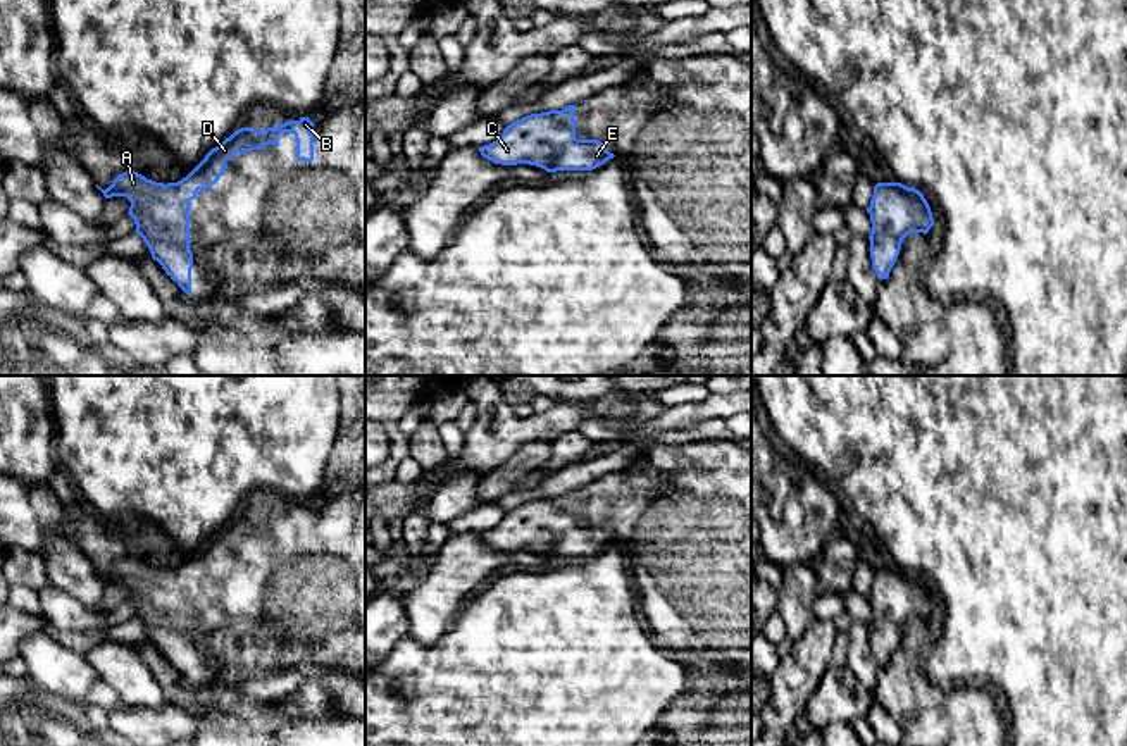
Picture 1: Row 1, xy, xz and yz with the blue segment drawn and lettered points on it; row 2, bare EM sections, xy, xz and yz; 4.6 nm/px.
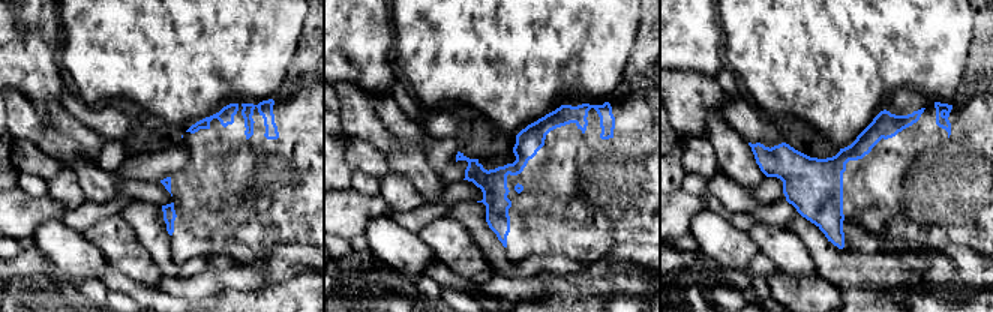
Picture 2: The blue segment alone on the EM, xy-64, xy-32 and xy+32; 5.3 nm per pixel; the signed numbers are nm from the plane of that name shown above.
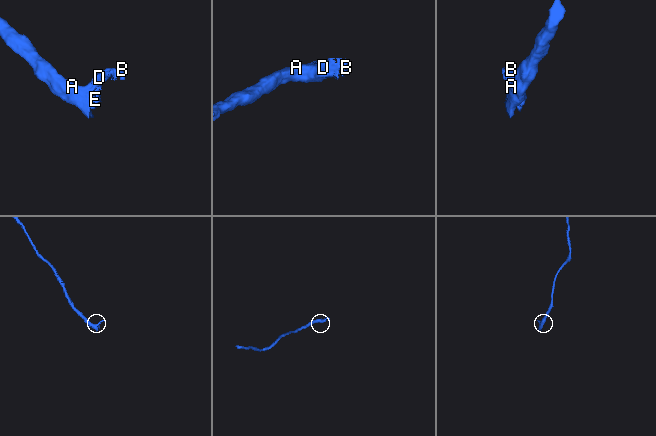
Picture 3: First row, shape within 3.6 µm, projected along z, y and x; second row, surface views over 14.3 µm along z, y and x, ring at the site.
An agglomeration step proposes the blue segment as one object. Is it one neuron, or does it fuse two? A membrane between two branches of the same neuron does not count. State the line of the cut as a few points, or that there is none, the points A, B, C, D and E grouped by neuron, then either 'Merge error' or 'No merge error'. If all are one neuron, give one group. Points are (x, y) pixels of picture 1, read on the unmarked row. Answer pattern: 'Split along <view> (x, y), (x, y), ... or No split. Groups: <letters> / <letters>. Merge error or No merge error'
No split. Groups: A B C D E. No merge error

